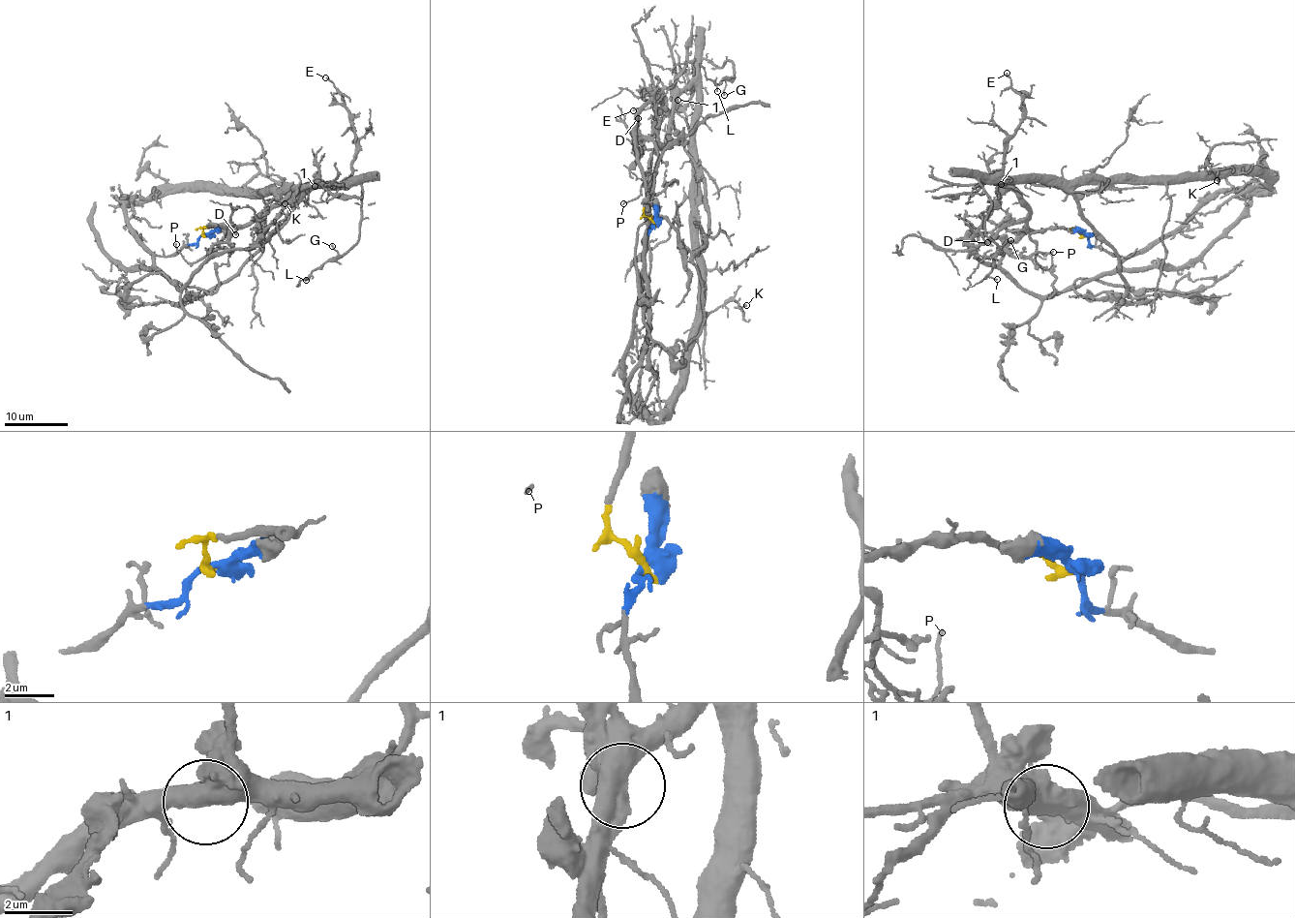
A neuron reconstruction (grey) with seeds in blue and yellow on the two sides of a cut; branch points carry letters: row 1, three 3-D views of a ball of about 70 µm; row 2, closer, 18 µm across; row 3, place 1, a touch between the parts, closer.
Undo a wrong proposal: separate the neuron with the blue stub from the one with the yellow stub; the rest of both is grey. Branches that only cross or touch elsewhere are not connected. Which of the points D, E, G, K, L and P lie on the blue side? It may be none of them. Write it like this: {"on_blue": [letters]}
{"on_blue": ["D"]}

